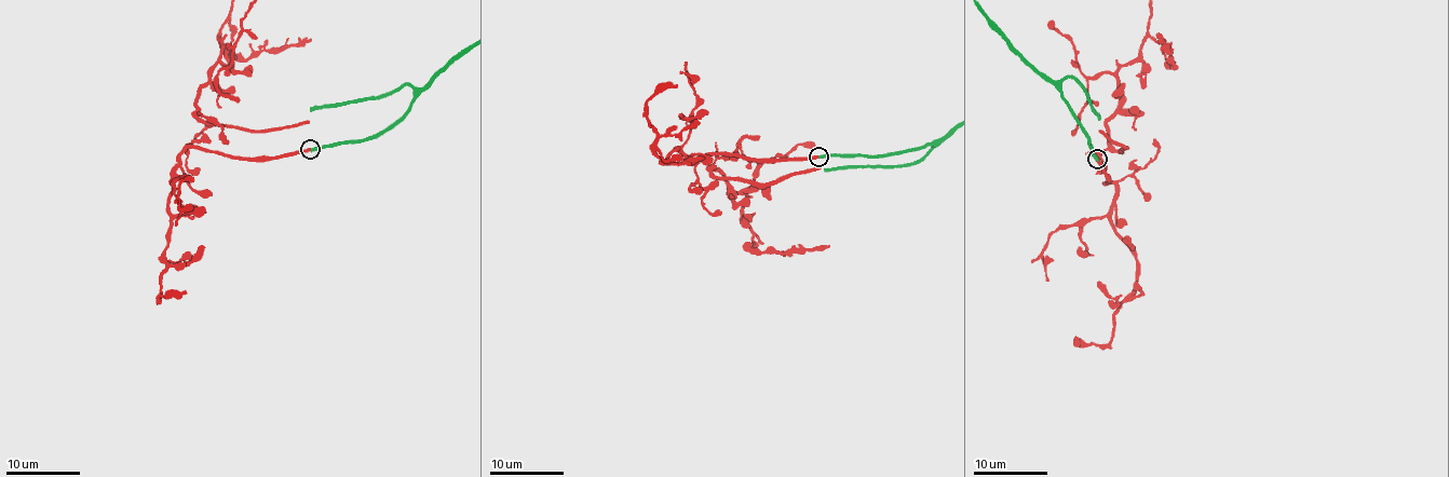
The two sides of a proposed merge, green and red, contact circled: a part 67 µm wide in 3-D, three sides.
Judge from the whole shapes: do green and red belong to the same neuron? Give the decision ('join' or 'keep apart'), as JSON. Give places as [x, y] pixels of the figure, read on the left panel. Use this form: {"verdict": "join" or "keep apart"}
{"verdict": "join"}

